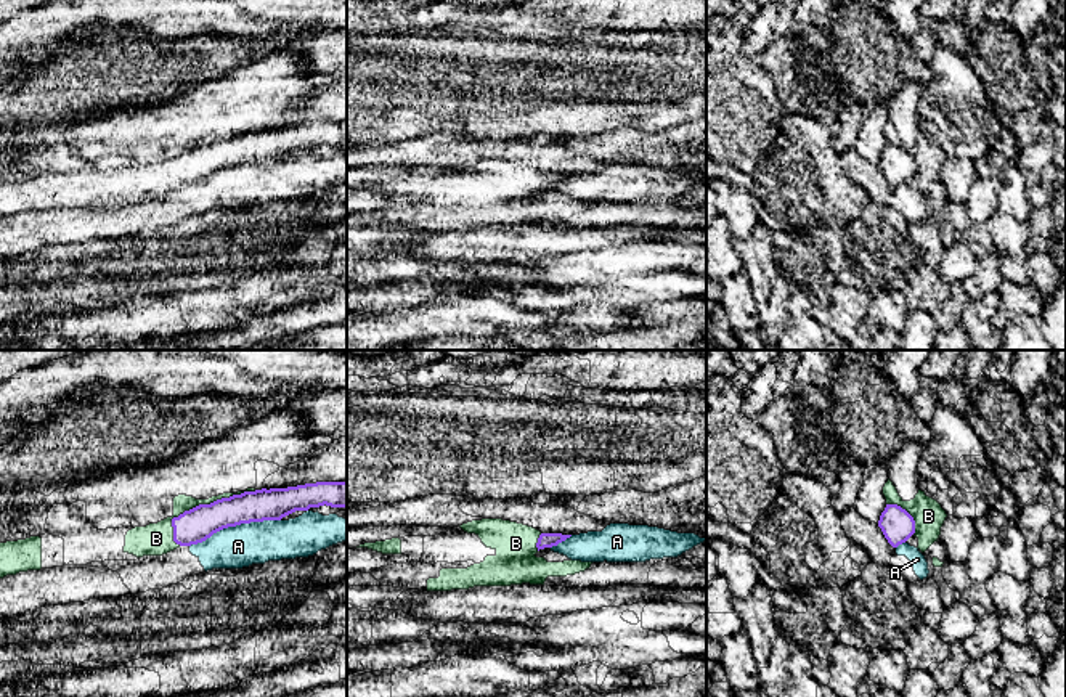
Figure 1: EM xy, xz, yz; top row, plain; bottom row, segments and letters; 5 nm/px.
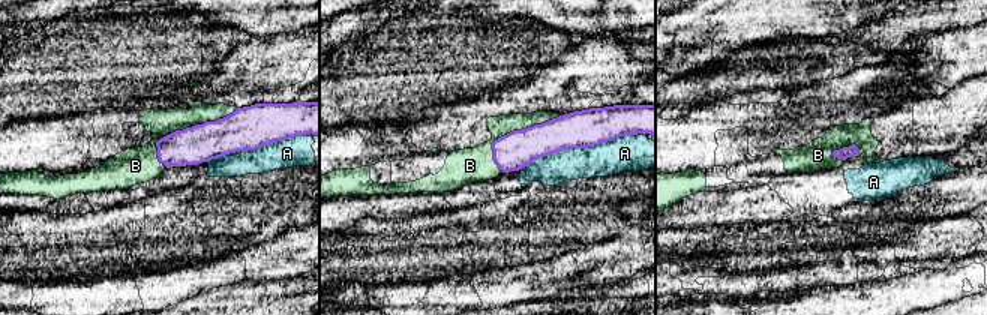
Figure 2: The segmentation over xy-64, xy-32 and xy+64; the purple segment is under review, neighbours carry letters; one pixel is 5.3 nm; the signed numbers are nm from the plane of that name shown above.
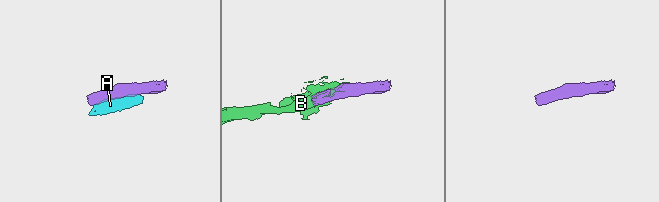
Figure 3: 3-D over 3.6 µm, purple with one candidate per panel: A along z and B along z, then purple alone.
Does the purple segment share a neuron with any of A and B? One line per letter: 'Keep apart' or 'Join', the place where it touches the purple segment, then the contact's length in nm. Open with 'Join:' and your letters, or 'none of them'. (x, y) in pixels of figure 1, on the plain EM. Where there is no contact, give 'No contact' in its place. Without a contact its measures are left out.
Join: B
A: Keep apart. Touches purple at xy (235, 166). Shared border 480 nm
B: Join. Touches purple at xy (203, 145). Shared border 500 nm

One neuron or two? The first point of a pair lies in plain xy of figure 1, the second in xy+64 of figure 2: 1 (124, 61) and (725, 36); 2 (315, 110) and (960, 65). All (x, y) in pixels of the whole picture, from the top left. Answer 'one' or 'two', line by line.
1: two
2: two

